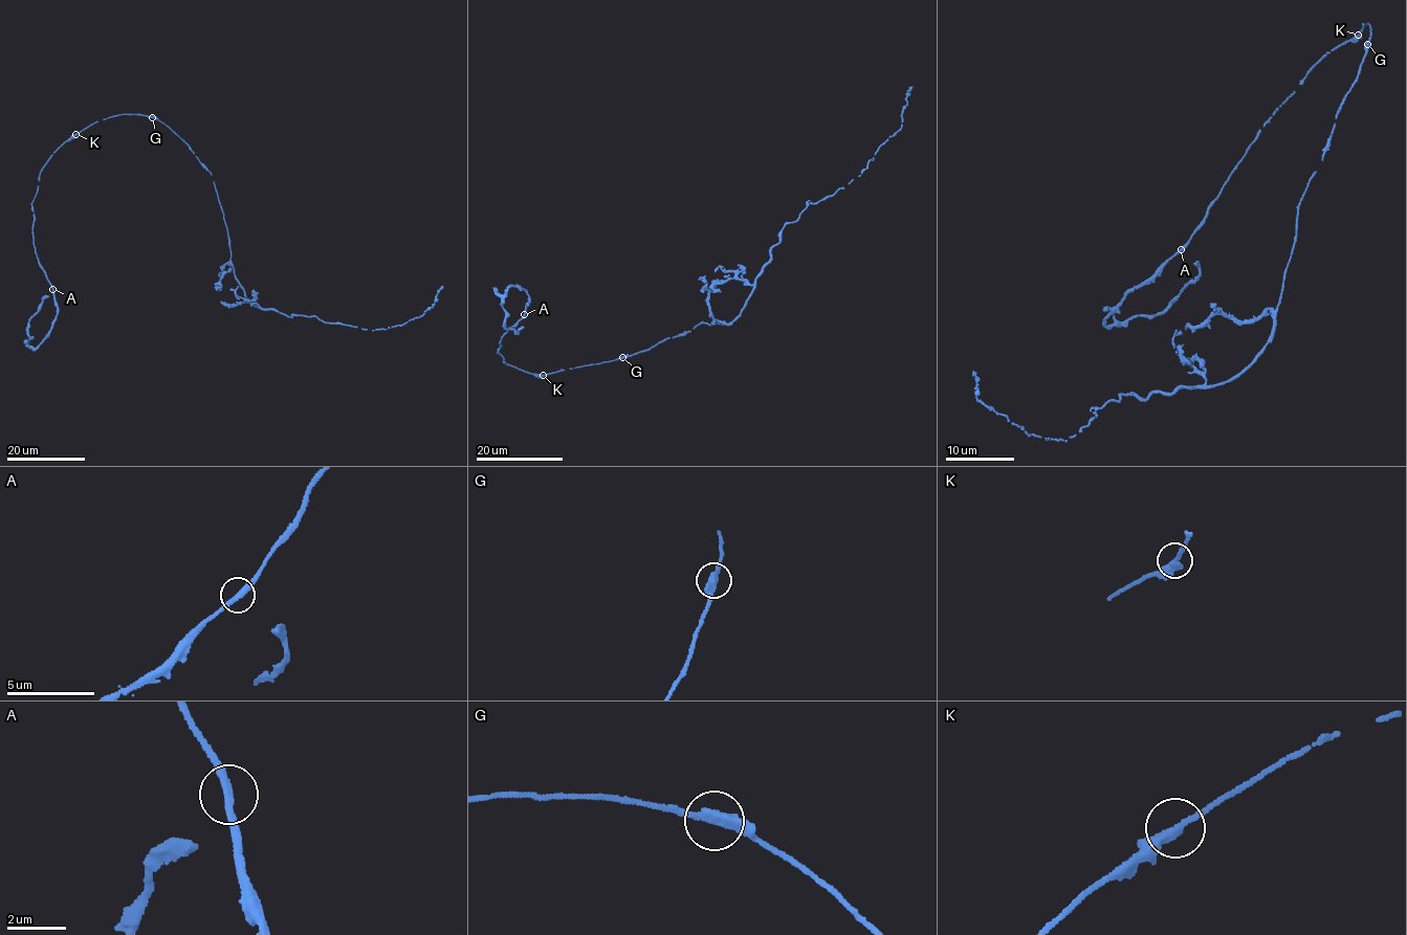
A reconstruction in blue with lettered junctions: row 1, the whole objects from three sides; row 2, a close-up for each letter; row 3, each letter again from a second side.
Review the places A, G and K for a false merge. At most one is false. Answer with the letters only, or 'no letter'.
no letter

